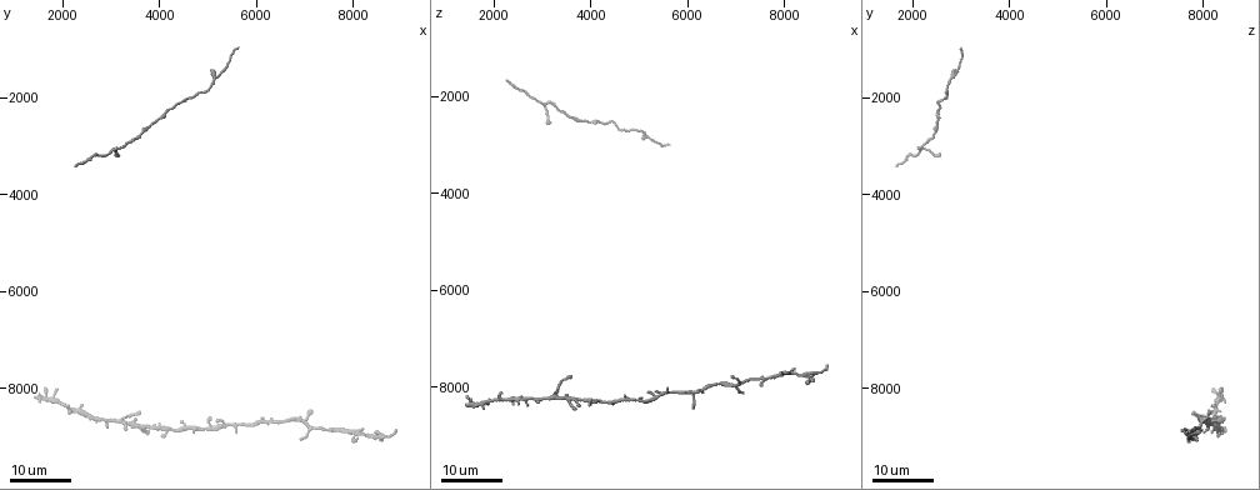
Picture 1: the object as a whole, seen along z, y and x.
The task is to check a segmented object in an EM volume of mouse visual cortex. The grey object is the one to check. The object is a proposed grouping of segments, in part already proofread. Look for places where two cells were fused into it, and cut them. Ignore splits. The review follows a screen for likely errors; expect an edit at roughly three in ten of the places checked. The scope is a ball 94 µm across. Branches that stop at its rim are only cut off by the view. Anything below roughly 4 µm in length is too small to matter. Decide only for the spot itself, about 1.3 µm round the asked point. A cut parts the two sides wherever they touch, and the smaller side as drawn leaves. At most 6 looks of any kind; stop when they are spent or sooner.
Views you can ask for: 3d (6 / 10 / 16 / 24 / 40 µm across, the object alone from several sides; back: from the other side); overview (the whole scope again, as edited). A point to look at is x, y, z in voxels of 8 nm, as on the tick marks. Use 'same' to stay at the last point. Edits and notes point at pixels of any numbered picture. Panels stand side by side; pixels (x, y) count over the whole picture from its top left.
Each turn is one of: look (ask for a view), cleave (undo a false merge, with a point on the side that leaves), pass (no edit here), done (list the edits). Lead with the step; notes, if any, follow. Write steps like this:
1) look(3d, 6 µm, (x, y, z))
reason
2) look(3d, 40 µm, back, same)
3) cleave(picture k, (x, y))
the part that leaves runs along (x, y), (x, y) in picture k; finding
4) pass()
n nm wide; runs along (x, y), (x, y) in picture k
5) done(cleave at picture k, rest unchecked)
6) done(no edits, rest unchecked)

look(3d, 24 µm, (4150, 2250, 2500))
calibre changes

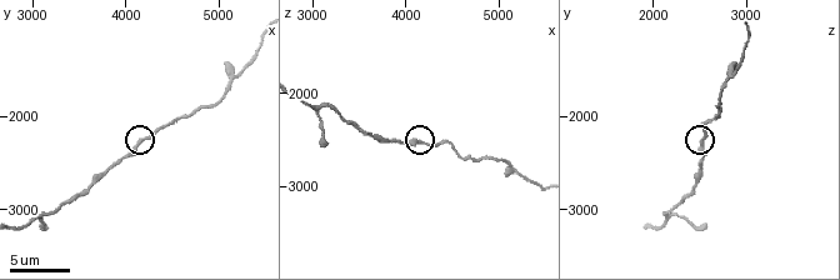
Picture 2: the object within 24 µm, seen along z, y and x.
look(3d, 10 µm, (4150, 2250, 2500))

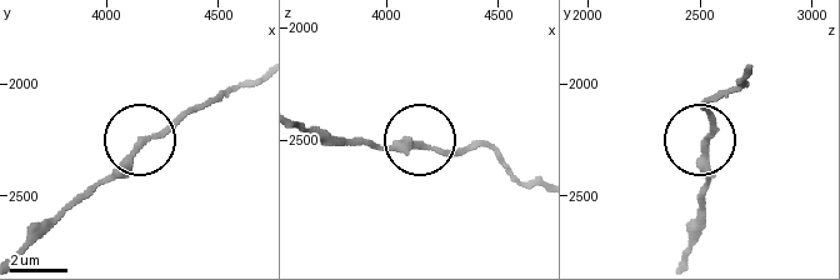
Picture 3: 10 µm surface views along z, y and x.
pass()
210 nm wide; all the same cell

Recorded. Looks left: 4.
look(3d, 16 µm, (3050, 3050, 2150))
three arms meet

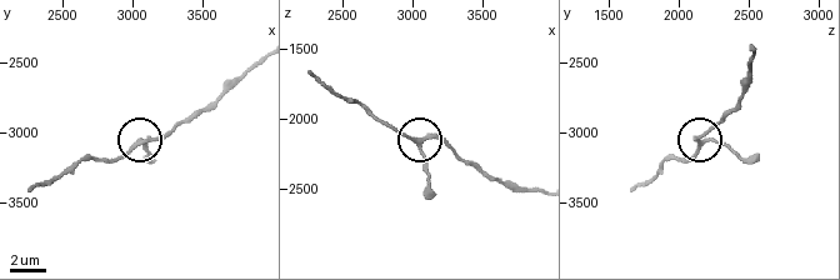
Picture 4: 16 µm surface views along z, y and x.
pass()
3 arms; one cell here

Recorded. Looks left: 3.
look(3d, 16 µm, (3300, 8700, 8200))
four arms meet

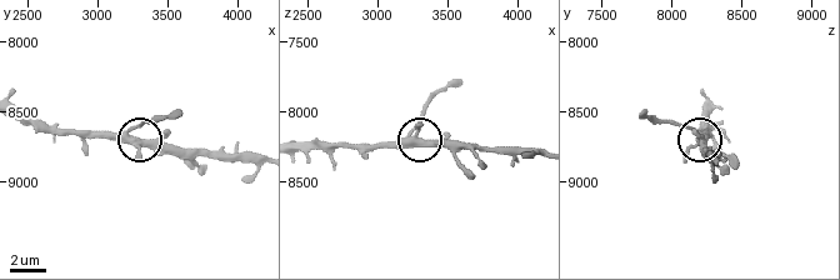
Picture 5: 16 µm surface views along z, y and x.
look(3d, 10 µm, (3240, 8700, 8220))

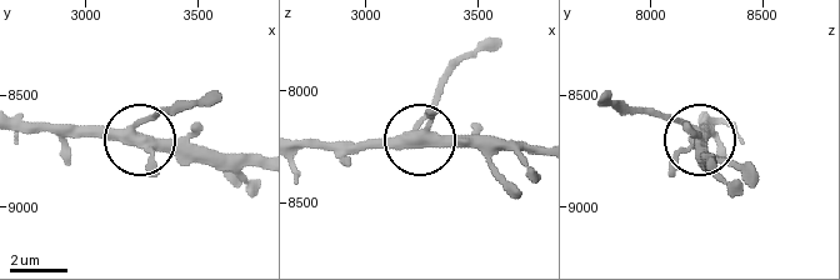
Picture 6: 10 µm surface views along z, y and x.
pass()
4 arms; continuous, no second cell

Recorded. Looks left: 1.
done(no edits, rest unchecked)

